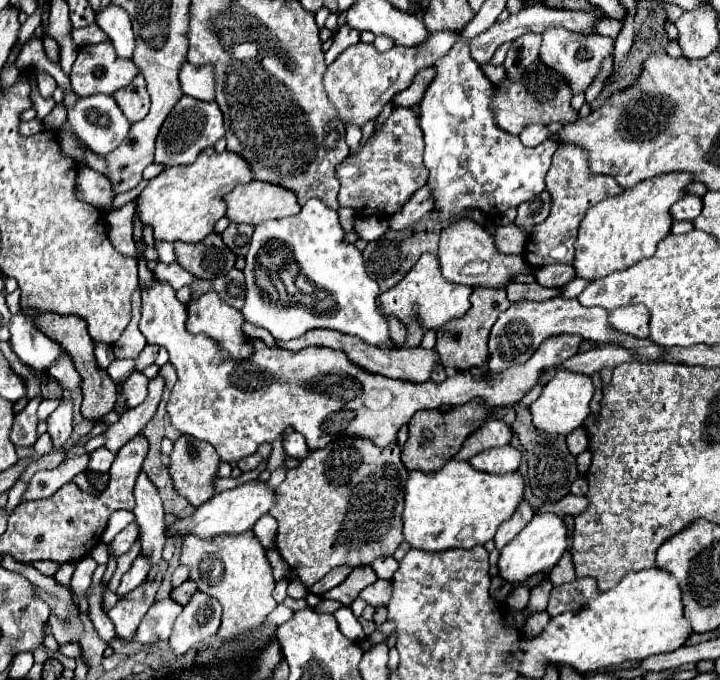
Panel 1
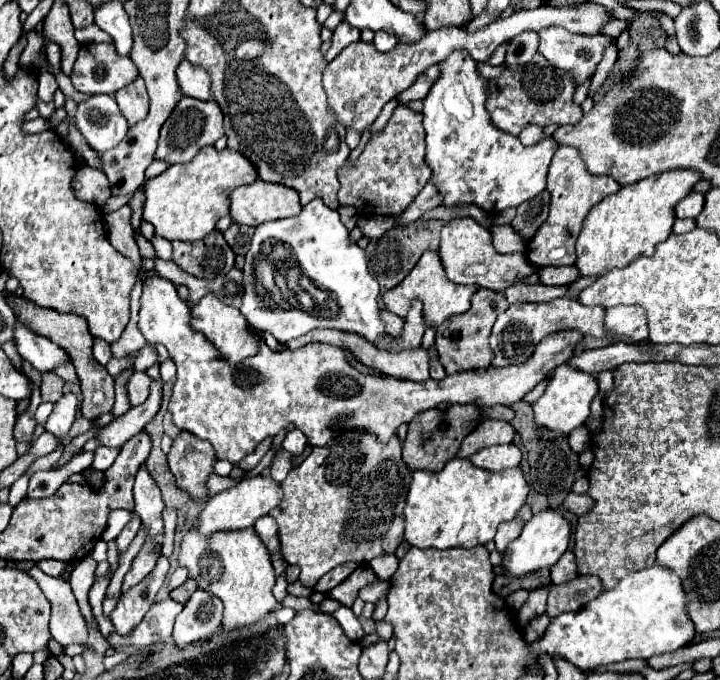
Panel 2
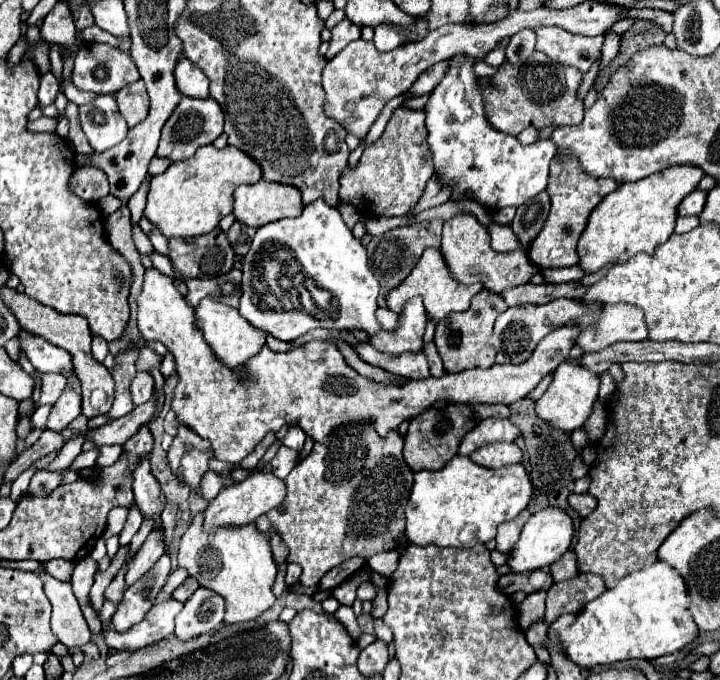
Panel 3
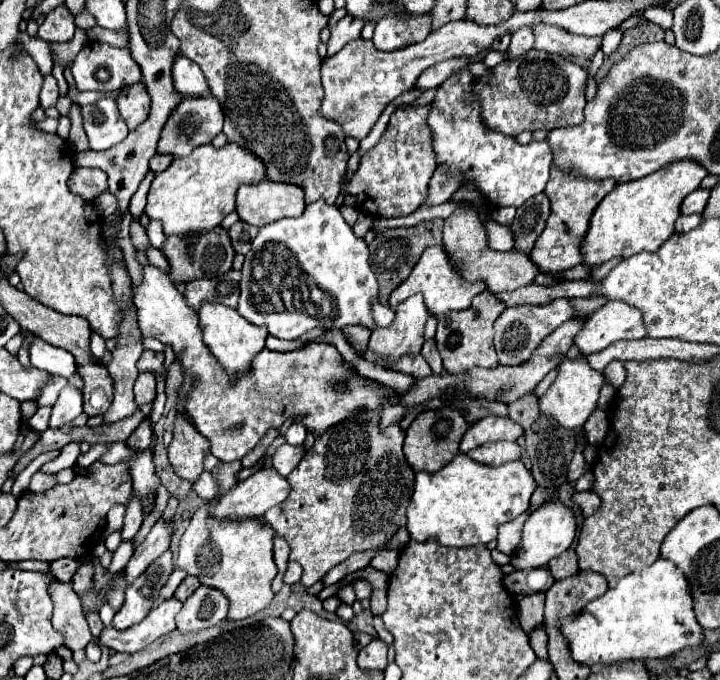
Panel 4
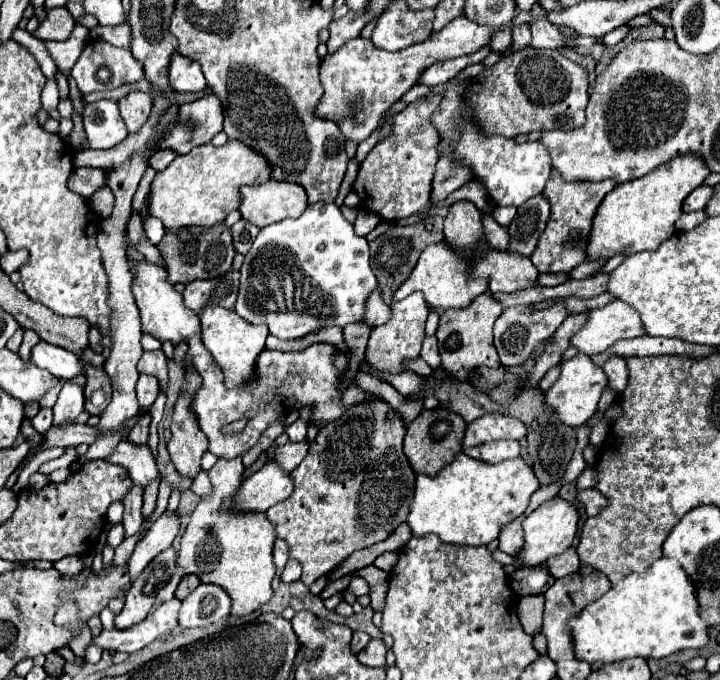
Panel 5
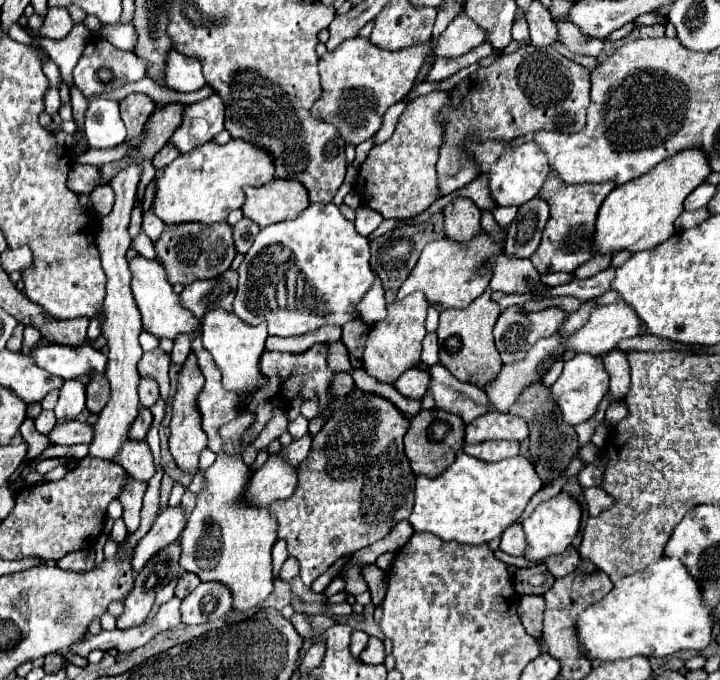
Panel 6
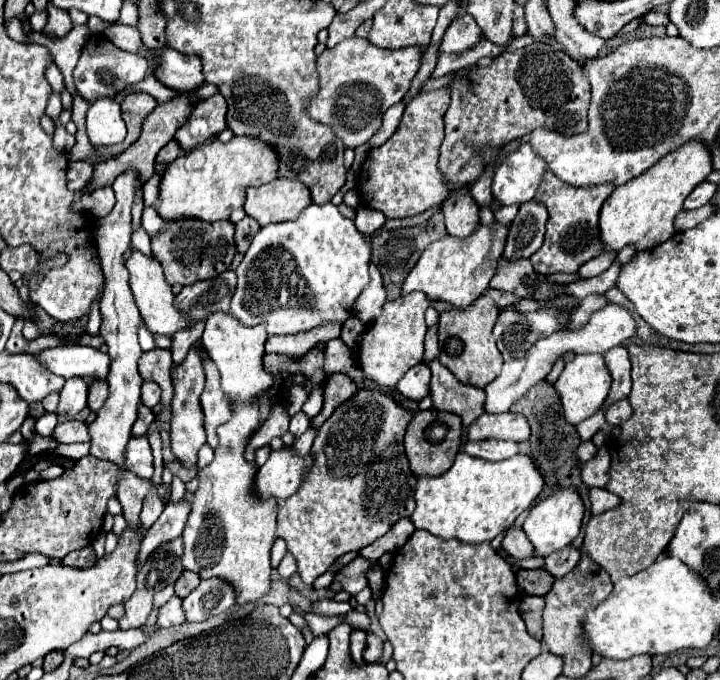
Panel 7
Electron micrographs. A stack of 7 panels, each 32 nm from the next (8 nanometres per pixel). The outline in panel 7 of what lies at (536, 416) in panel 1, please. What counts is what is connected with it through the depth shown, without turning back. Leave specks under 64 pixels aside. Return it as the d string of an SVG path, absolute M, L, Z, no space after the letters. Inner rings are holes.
M602 354L576 356L572 362L566 364L560 378L554 382L554 386L560 394L566 420L576 426L576 424L584 422L586 418L590 418L592 414L596 414L602 408L602 402L608 396L608 390L612 386L612 376L610 376L610 370L608 370Z

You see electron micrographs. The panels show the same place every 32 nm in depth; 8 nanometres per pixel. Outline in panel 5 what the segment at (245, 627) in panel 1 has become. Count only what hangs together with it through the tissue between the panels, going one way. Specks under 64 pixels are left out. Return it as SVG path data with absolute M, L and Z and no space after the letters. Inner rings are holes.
M242 458L222 460L208 470L212 492L202 496L190 522L182 534L178 566L186 574L196 574L202 582L222 586L232 598L232 614L244 616L260 608L272 598L272 546L276 540L276 526L268 520L266 512L232 512L224 508L224 500L240 490L244 482Z

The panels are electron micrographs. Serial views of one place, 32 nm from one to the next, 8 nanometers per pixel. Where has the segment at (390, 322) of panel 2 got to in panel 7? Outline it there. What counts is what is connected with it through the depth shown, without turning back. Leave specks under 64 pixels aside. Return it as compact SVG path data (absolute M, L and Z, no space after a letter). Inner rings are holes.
M370 262L370 282L356 298L352 314L358 316L364 324L368 324L374 320L374 316L380 314L380 308L384 302L386 302L386 290L382 284L382 274L380 274L378 266L374 262Z

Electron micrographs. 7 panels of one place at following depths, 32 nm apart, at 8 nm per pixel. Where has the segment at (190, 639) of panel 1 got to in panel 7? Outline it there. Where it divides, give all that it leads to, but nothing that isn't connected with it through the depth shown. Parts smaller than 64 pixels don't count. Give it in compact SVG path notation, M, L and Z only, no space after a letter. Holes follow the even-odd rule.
M220 578L200 580L196 590L184 598L184 610L188 622L202 622L210 616L226 612L236 602L236 588Z

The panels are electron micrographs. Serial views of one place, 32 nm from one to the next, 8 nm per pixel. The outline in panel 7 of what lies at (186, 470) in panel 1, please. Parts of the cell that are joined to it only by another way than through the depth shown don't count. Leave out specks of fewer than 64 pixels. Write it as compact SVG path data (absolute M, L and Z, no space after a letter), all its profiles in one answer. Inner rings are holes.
M192 346L190 352L186 354L184 362L178 364L172 370L172 384L174 384L174 400L172 400L172 430L170 430L170 440L172 440L172 452L174 456L184 462L186 466L196 464L196 454L200 446L206 442L206 432L204 432L204 412L200 406L200 394L204 390L204 360L202 360L202 350L198 346Z

